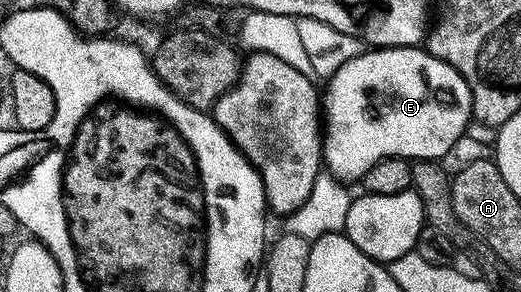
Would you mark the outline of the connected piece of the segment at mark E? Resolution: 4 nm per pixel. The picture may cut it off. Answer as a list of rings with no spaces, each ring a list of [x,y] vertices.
[[[414,46],[410,56],[398,64],[398,48],[394,60],[359,60],[344,62],[336,74],[329,77],[330,93],[324,96],[324,164],[329,175],[339,182],[361,181],[372,166],[390,156],[416,160],[441,161],[454,148],[458,139],[466,135],[466,126],[472,120],[472,98],[468,82],[447,60],[431,56]]]

